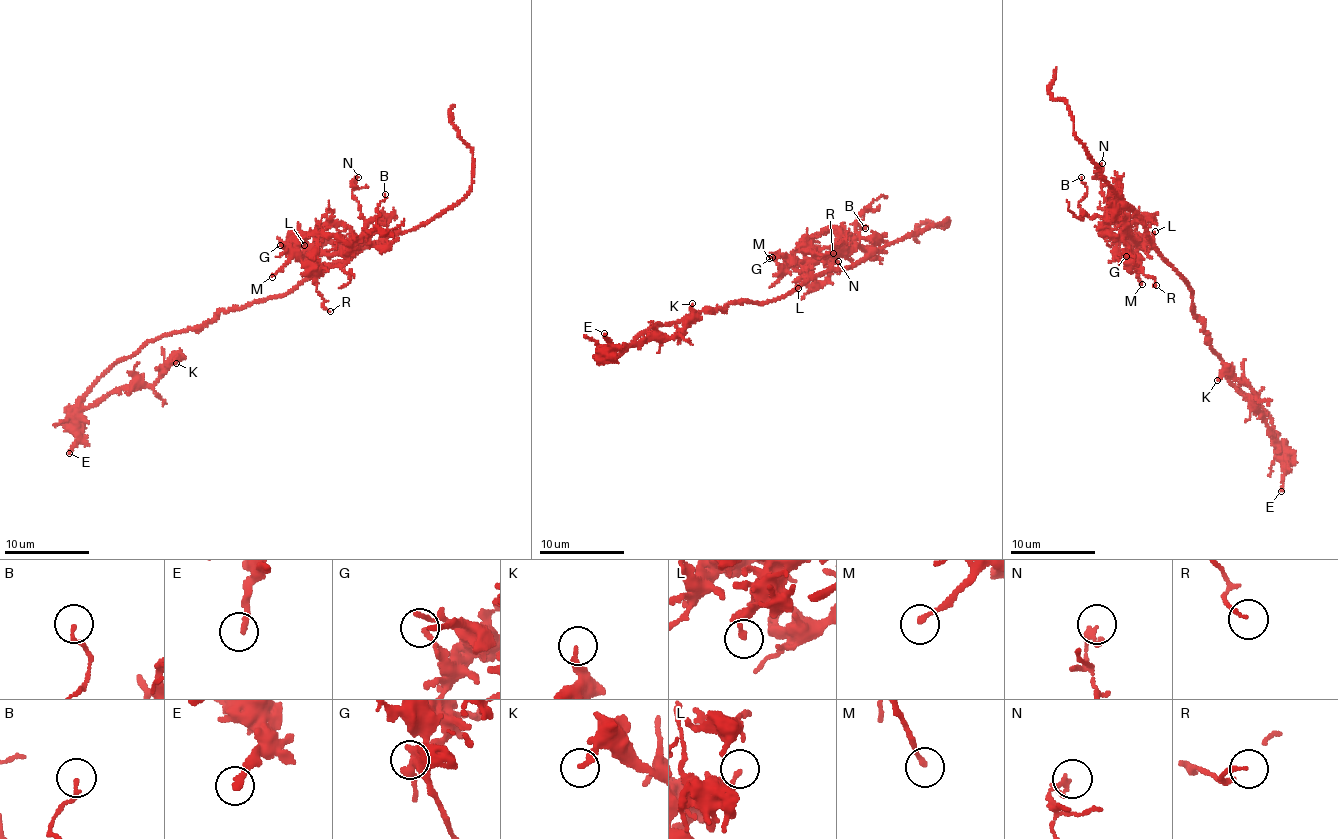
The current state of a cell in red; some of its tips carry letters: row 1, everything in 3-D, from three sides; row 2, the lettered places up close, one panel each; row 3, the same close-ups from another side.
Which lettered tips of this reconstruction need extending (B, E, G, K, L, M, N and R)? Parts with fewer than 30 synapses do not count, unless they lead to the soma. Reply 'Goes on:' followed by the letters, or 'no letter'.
Goes on: no letter

